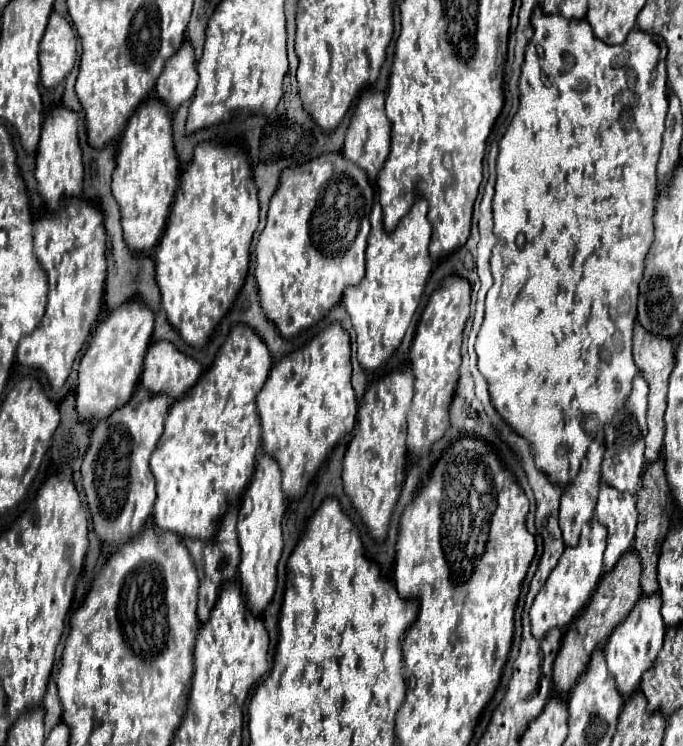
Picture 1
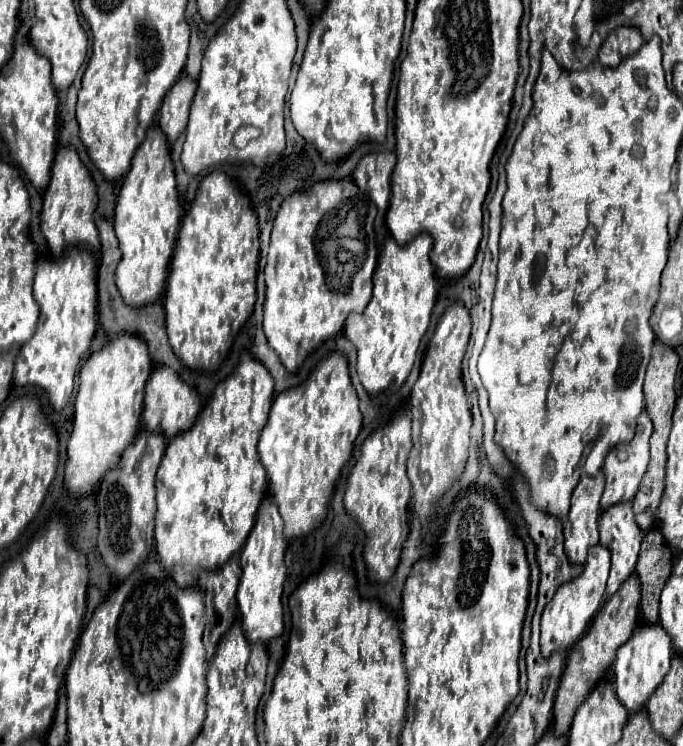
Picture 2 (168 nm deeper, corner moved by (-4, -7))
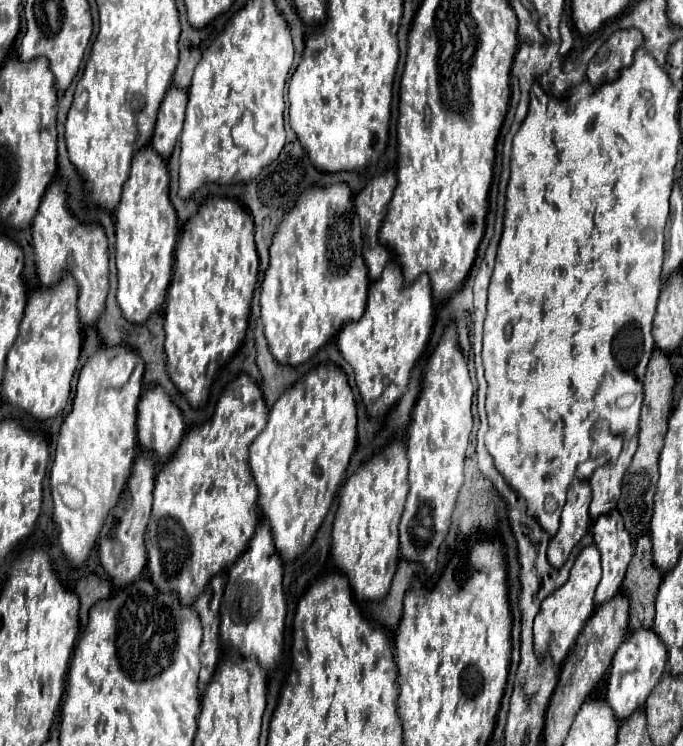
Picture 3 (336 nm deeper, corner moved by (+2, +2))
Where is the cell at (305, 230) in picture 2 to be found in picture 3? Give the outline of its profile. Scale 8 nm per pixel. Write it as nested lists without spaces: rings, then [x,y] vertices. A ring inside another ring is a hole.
[[[333,184],[329,188],[307,188],[297,204],[289,210],[277,228],[271,244],[271,262],[261,284],[261,320],[265,338],[277,364],[297,368],[315,356],[327,342],[331,342],[345,322],[359,320],[367,302],[367,268],[361,256],[361,228],[353,210],[353,196],[347,184]]]

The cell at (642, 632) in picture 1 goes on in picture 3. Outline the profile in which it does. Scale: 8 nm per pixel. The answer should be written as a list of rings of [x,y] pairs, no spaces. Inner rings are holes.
[[[653,630],[633,632],[621,644],[621,648],[617,650],[613,658],[609,684],[607,684],[607,702],[613,708],[617,720],[627,720],[627,716],[631,716],[635,710],[645,706],[645,700],[655,688],[655,684],[661,680],[665,666],[667,666],[667,652],[663,642]]]

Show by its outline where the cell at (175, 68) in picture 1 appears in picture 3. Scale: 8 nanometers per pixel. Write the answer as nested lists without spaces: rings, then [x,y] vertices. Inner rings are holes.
[[[169,88],[165,94],[165,100],[157,114],[157,124],[153,132],[151,146],[169,160],[177,138],[181,136],[183,122],[185,122],[185,108],[187,108],[187,92],[179,88]]]

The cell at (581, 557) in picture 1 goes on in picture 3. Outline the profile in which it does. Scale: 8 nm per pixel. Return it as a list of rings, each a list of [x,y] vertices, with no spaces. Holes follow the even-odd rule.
[[[591,544],[591,546],[583,548],[581,554],[577,556],[577,560],[571,568],[569,580],[543,600],[541,610],[539,610],[535,624],[533,624],[535,656],[543,658],[549,654],[553,658],[555,666],[563,664],[569,650],[575,646],[579,632],[583,630],[585,622],[591,618],[591,614],[595,610],[593,594],[595,594],[595,588],[599,584],[599,576],[601,576],[601,560],[599,560],[599,552],[597,552],[595,544]]]

